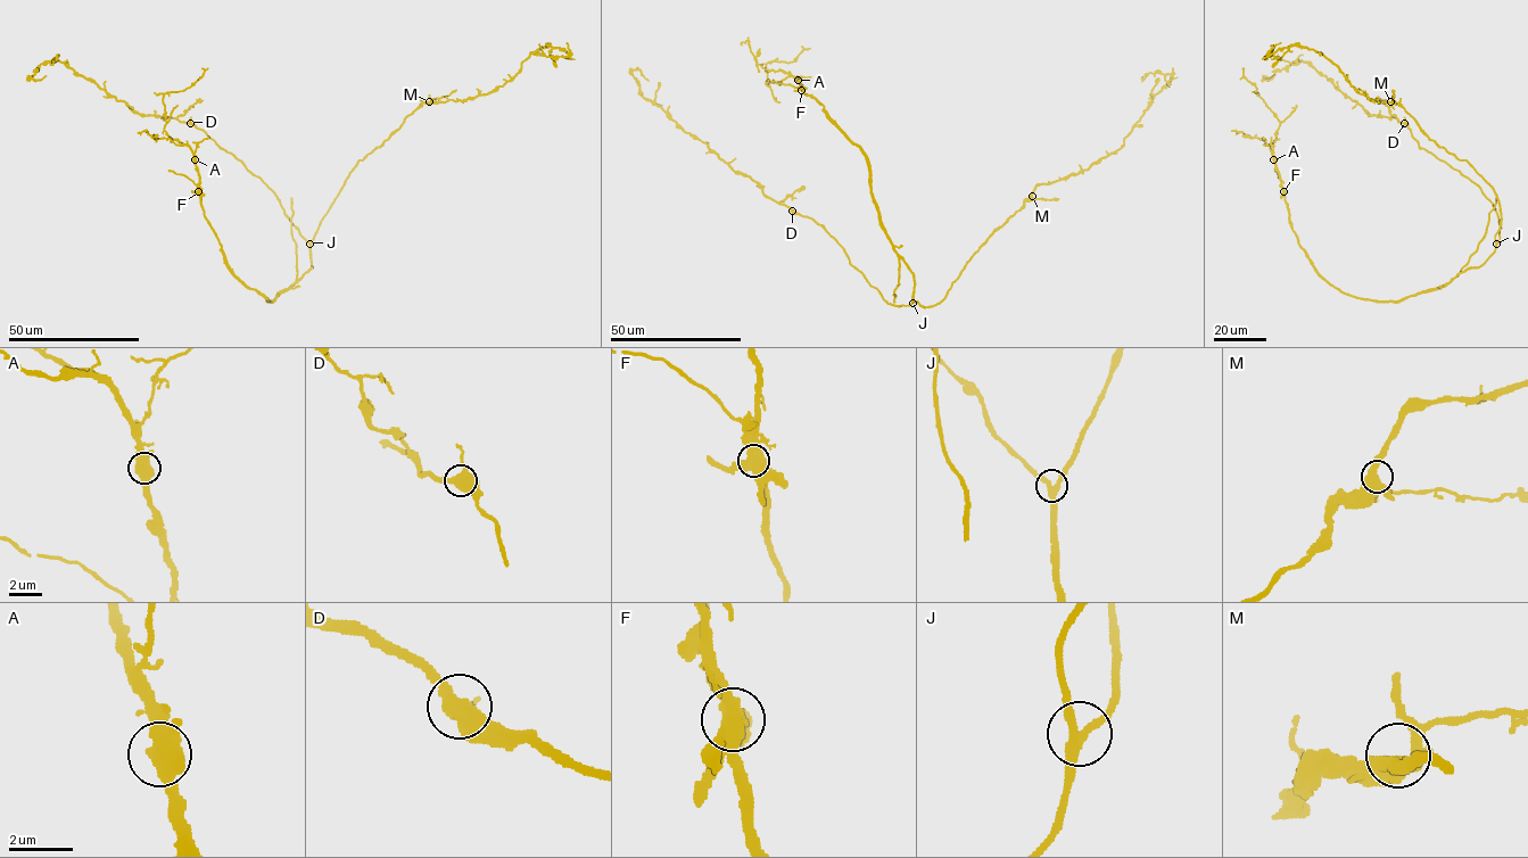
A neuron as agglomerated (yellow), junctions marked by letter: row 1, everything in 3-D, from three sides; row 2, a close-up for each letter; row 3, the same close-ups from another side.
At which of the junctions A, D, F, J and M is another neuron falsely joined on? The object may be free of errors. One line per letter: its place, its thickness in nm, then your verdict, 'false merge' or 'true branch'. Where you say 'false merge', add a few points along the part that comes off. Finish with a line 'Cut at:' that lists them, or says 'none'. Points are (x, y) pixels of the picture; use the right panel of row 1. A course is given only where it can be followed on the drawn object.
A: at (1273, 159); 550 nm thick; true branch
D: at (1404, 123); 500 nm thick; true branch
F: at (1283, 191); 550 nm thick; true branch
J: at (1496, 244); 280 nm thick; true branch
M: at (1390, 101); 500 nm thick; true branch
Cut at: none

